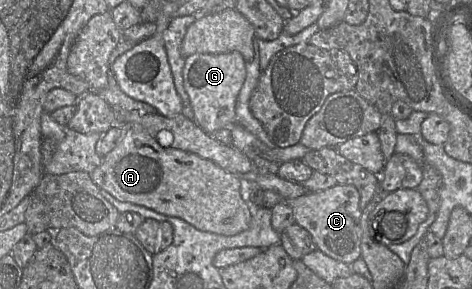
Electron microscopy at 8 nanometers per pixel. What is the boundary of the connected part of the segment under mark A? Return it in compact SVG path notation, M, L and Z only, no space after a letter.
M131 126L122 142L103 158L102 164L91 174L94 183L117 200L152 209L160 214L177 217L200 231L224 236L234 236L251 224L248 204L241 195L241 179L227 172L216 163L173 147L163 147L139 126Z

